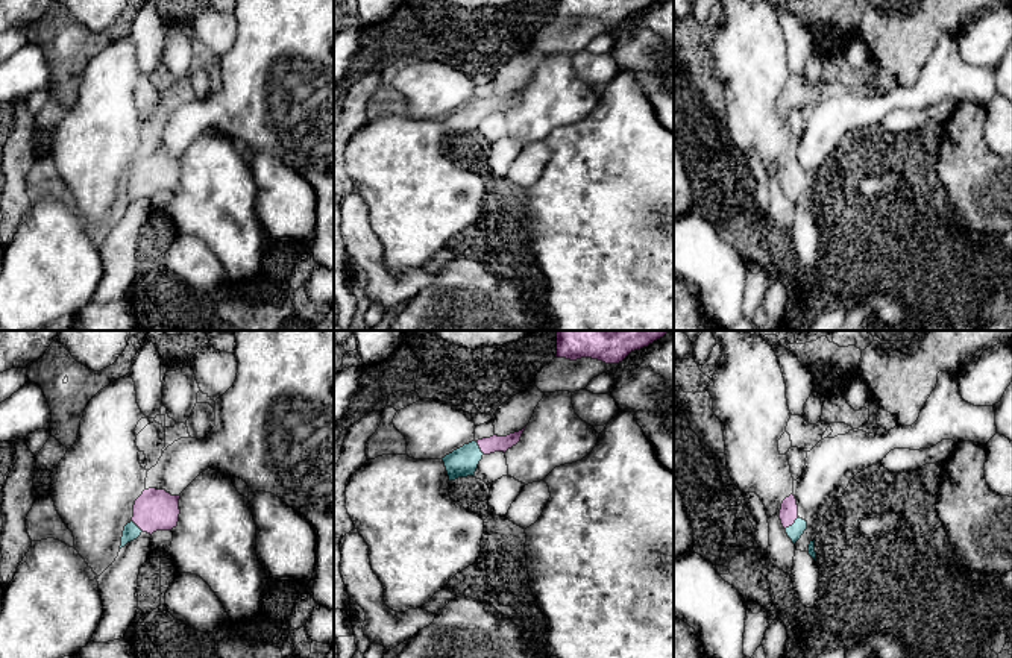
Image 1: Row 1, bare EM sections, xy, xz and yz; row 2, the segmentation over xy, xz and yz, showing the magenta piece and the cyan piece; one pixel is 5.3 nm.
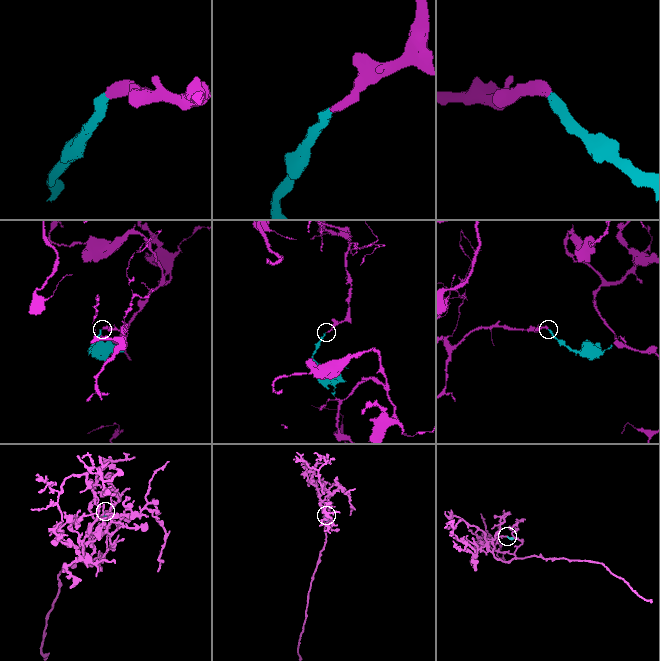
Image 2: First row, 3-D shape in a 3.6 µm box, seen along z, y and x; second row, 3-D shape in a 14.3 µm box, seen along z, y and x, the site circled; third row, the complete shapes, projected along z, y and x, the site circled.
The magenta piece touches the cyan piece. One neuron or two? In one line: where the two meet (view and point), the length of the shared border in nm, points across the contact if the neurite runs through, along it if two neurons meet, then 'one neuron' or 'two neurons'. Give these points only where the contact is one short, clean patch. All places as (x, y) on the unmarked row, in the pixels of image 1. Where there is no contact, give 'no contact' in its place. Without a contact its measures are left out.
meets magenta in yz at (791, 185); contact 100 nm long; runs through yz (789, 170), (791, 185), (797, 190); one neuron

